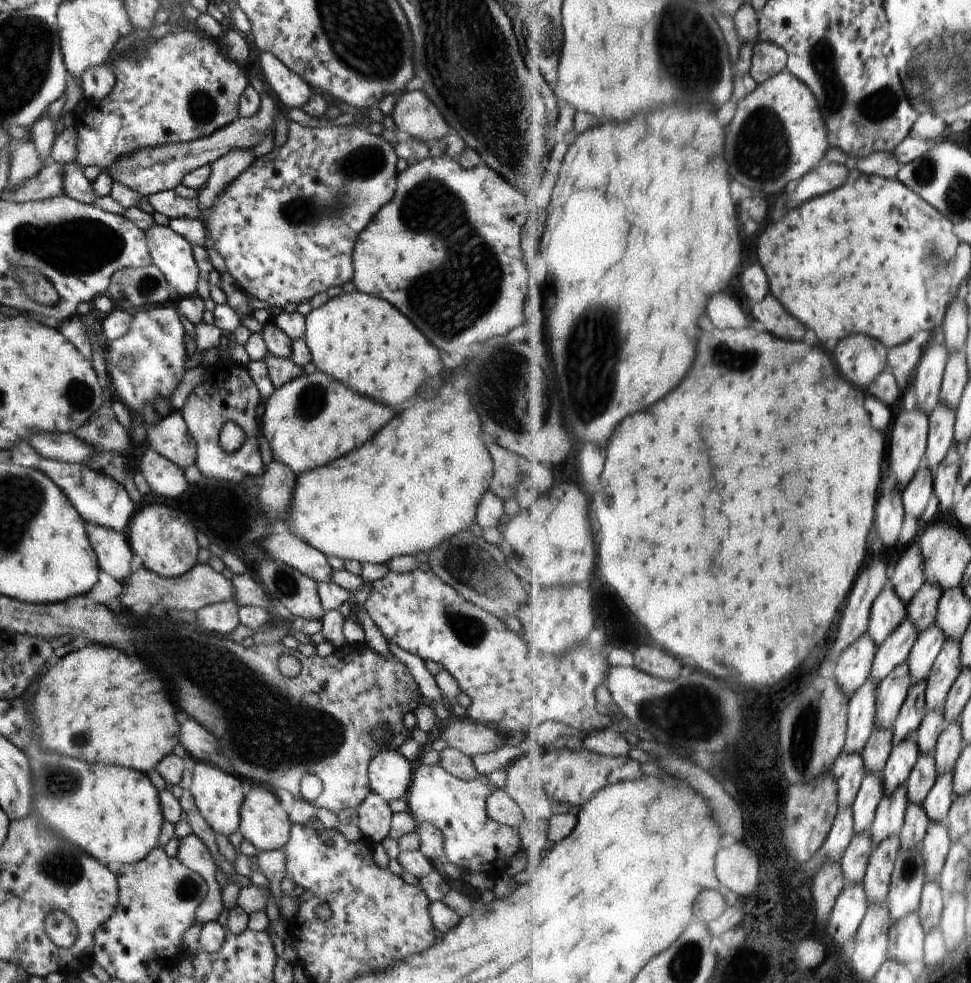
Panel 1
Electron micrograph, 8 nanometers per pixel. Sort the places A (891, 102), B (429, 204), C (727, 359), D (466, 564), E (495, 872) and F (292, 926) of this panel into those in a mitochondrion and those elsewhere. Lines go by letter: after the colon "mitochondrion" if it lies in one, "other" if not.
A: mitochondrion
B: mitochondrion
C: mitochondrion
D: mitochondrion
E: other
F: other

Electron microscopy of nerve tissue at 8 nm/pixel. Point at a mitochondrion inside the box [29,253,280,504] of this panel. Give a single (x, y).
(79, 394)

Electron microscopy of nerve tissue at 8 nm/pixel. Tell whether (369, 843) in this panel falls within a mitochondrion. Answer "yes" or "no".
no

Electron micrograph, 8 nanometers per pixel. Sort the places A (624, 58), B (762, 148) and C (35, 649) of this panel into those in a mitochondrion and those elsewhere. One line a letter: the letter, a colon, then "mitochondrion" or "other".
A: other
B: mitochondrion
C: other

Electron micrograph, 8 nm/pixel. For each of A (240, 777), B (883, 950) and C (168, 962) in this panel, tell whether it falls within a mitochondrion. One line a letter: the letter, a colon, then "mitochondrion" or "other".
A: other
B: other
C: other

